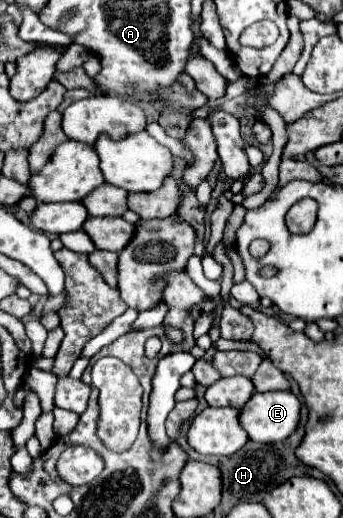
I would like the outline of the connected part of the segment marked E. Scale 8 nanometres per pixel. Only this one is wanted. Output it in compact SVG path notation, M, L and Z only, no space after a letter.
M291 391L255 393L241 413L249 439L259 443L285 441L299 425L301 401Z

